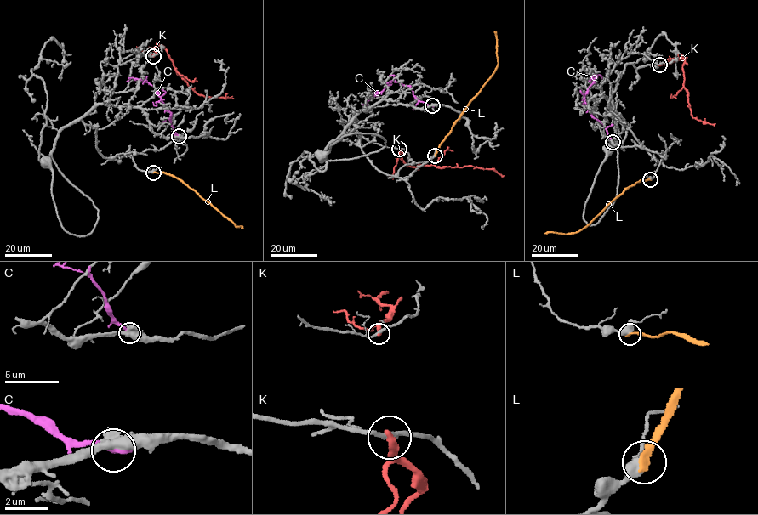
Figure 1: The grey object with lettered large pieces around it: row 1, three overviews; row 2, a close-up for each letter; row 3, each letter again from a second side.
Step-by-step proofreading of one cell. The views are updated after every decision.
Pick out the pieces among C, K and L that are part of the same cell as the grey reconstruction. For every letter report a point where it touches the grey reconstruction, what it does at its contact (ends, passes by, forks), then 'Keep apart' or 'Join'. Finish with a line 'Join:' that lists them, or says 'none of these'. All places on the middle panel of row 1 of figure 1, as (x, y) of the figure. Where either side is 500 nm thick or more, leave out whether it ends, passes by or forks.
C: Touches grey at (432, 105). Keep apart
K: Touches grey at (399, 149). It ends there. Keep apart
L: Touches grey at (435, 155). Keep apart
Join: none of these

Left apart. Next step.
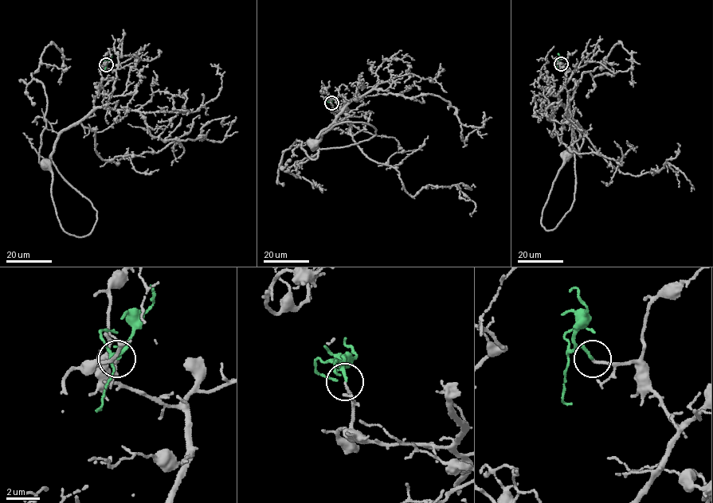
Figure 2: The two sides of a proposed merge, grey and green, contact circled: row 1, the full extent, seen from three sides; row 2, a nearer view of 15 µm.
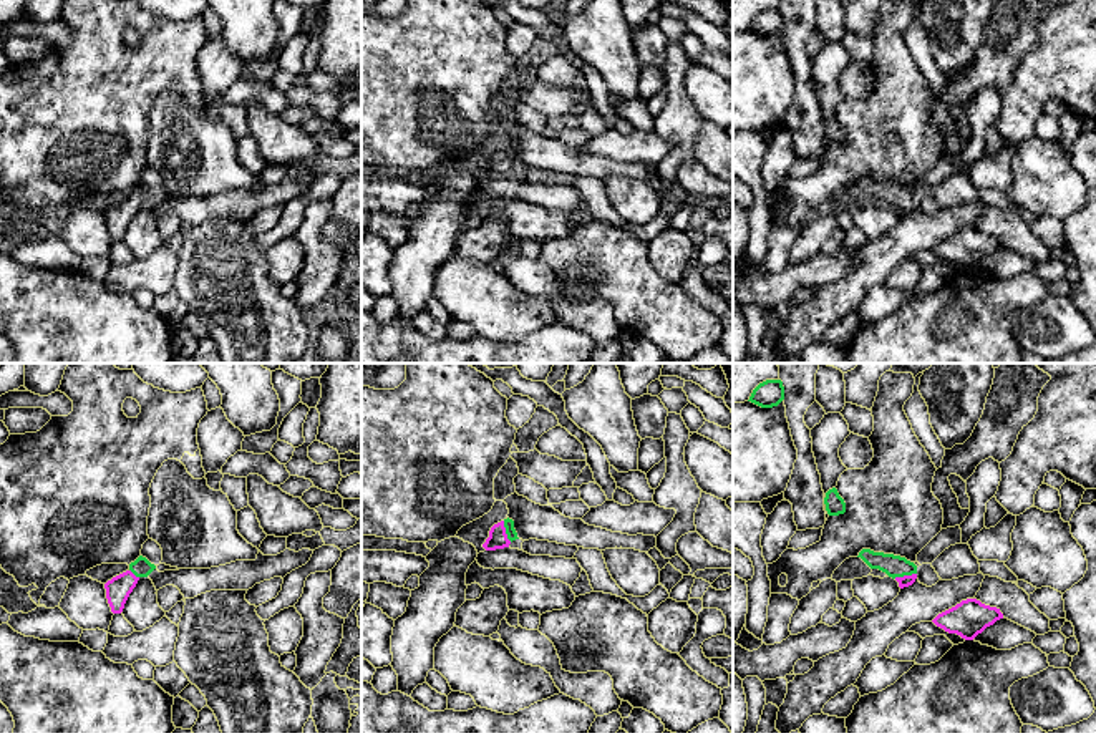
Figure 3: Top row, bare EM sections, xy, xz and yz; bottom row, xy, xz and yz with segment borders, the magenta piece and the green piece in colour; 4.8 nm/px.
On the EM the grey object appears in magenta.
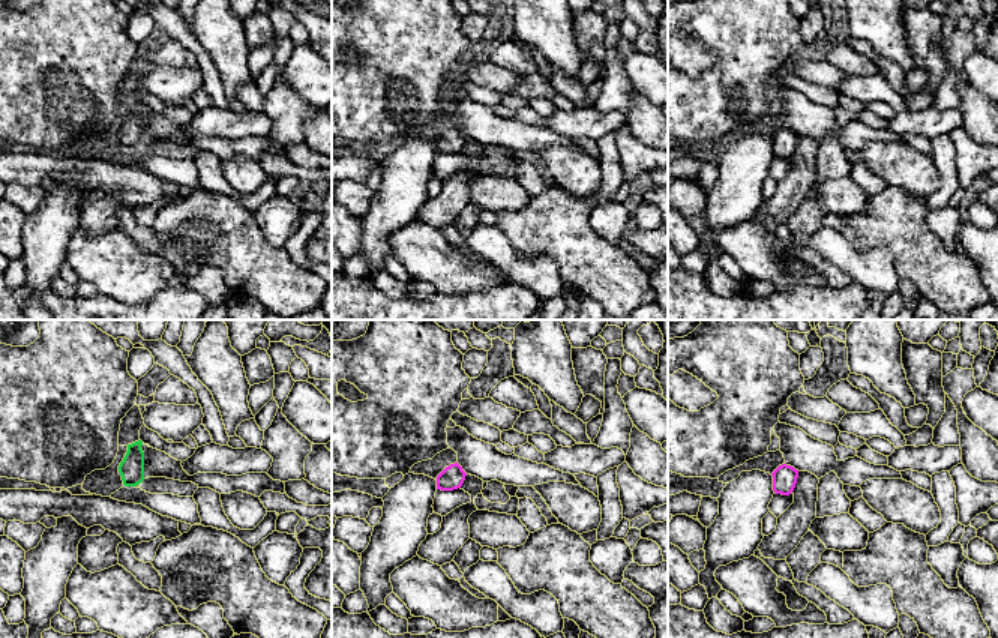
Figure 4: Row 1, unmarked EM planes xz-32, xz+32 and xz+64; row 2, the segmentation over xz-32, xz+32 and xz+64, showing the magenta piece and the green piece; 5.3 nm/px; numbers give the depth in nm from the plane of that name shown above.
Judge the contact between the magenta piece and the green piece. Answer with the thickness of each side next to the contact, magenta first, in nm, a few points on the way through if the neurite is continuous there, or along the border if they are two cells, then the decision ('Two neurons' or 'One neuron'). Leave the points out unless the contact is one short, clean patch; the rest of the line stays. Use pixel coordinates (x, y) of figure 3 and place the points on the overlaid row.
Thickness 60 nm (magenta) against 110 nm. Path across: yz (906, 581), (904, 576), (894, 566). One neuron

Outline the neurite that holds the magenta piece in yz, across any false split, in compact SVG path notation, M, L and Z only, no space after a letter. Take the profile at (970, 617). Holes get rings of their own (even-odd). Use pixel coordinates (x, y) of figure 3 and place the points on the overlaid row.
M967 599L938 614L932 622L948 633L957 633L965 640L973 640L1000 619L1003 619L1000 609L985 605L977 599Z

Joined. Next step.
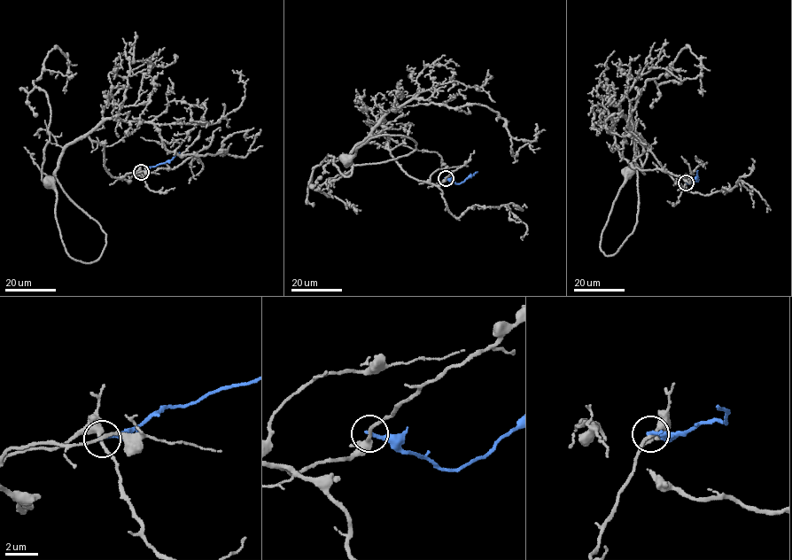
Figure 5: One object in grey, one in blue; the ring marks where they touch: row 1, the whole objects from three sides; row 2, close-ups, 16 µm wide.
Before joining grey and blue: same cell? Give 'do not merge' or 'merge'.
do not merge

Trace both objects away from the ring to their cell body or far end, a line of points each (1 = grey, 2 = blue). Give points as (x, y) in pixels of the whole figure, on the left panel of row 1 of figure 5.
1: (141, 172), (112, 177), (87, 136), (64, 150), (55, 178), (105, 234), (92, 262), (66, 251), (50, 182)
2: (141, 172), (170, 160), (179, 152)

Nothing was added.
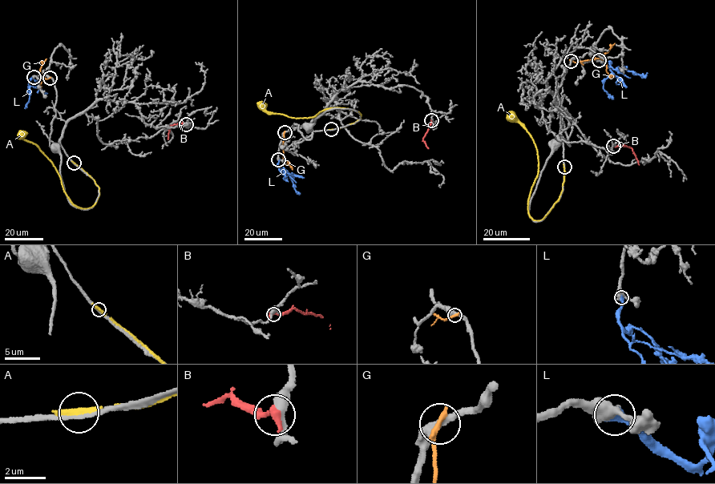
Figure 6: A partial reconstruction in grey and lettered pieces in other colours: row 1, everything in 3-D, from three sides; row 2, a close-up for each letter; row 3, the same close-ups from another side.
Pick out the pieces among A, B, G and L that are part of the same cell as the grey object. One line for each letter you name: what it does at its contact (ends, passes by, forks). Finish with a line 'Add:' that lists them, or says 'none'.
L: it ends
Add: L

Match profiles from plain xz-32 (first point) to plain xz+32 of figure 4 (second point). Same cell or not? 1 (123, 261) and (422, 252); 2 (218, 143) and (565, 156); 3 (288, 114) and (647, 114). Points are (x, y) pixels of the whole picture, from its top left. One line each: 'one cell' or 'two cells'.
1: one cell
2: two cells
3: two cells

